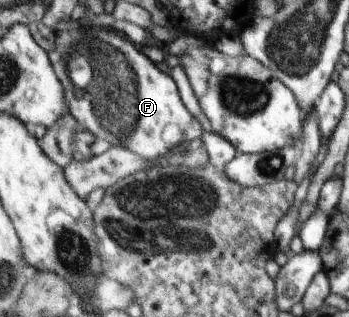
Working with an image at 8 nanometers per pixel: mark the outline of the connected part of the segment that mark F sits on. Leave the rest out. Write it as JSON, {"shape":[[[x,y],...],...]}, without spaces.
{"shape":[[[70,20],[62,31],[56,33],[55,47],[54,51],[48,51],[48,57],[63,85],[69,110],[81,129],[90,131],[92,135],[108,141],[110,145],[124,145],[127,150],[144,159],[164,157],[178,145],[194,142],[204,135],[200,122],[188,112],[180,100],[178,87],[172,76],[158,69],[126,35],[110,27],[96,27],[85,21]]]}

